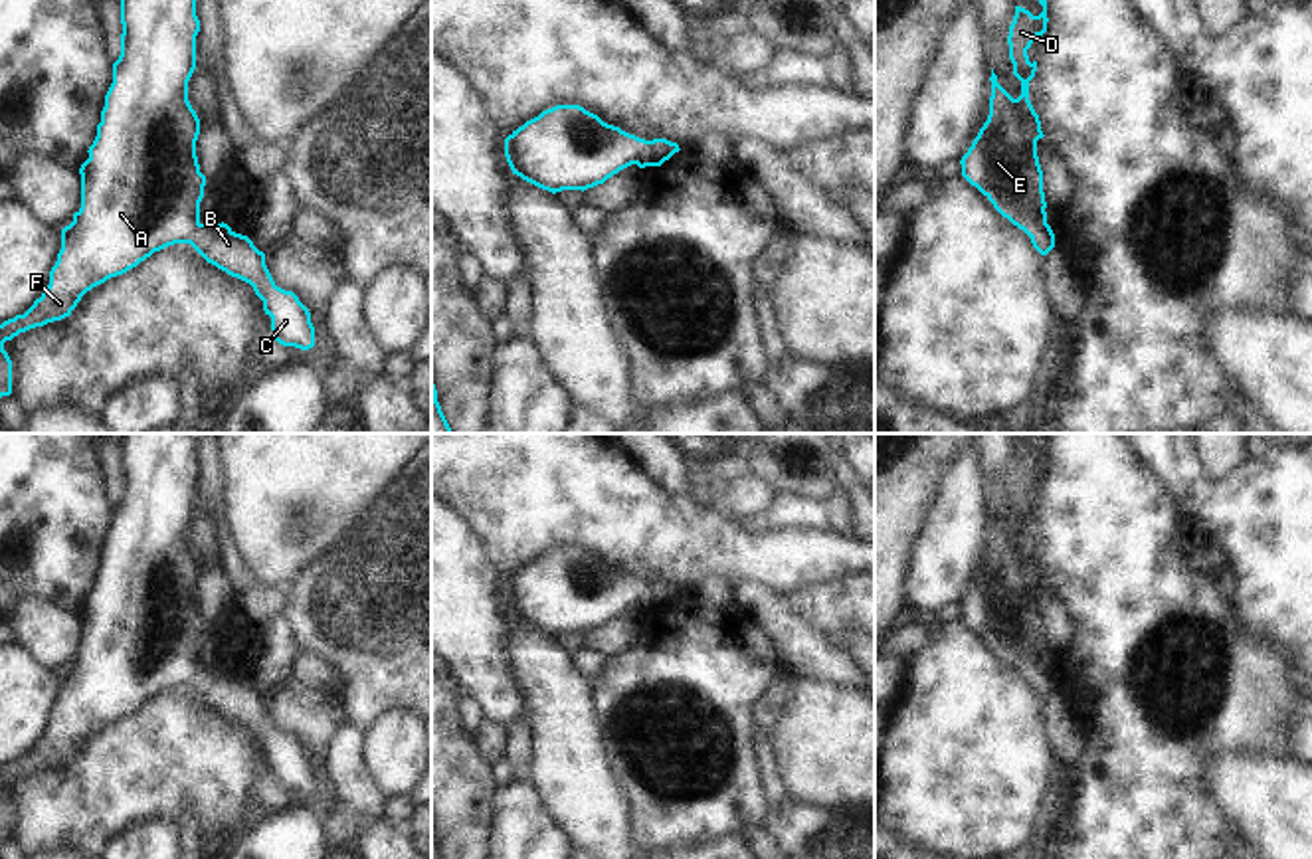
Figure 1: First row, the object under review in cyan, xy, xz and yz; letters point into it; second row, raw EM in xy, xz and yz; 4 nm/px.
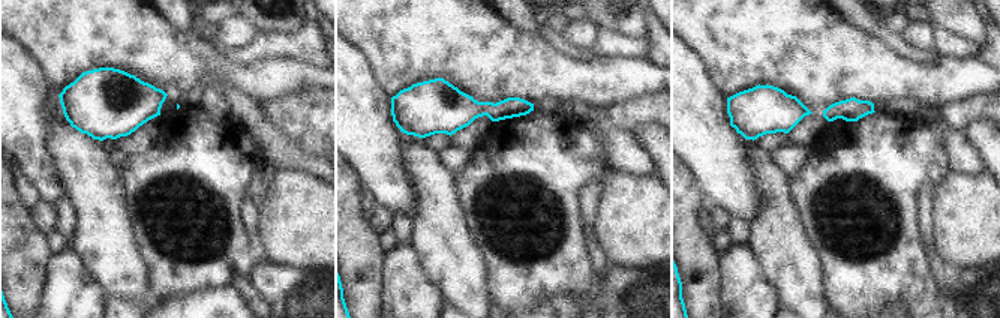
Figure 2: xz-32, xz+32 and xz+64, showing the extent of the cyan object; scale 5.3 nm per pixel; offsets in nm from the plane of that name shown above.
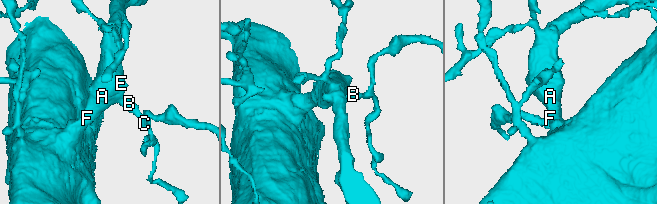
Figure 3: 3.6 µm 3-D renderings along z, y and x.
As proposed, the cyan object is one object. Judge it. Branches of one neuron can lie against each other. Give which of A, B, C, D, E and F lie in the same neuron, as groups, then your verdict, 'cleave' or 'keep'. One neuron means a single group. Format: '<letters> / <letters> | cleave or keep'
A B C D E F | keep

